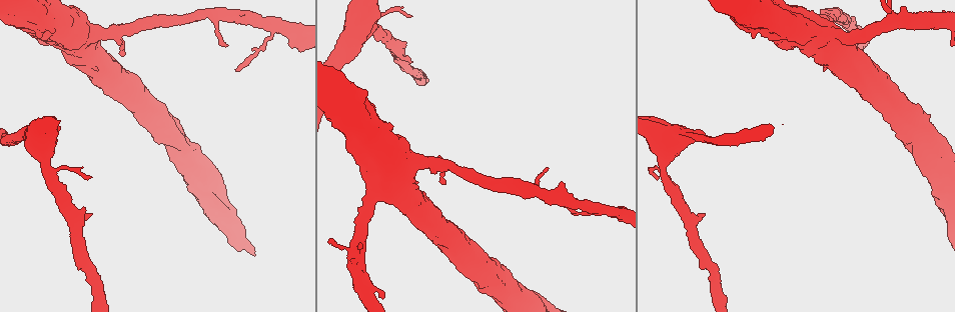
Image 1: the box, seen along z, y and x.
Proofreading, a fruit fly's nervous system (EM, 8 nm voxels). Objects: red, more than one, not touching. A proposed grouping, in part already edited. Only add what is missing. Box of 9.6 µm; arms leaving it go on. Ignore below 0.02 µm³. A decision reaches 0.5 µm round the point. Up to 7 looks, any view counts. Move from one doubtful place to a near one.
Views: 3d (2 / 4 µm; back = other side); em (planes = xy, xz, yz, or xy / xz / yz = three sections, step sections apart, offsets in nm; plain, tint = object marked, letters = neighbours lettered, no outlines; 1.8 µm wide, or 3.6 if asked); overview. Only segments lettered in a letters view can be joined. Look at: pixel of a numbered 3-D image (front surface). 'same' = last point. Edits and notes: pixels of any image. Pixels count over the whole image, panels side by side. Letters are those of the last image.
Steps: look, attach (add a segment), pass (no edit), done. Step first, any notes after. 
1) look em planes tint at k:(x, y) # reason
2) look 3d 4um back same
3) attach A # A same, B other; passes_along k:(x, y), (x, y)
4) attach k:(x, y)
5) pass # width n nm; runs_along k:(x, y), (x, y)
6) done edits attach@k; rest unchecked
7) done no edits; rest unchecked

look 3d 4um at 1:(697, 137) # thick turns thin

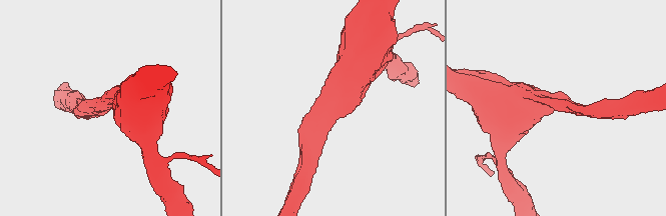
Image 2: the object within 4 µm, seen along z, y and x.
look em 3.6um planes plain at 2:(343, 102)

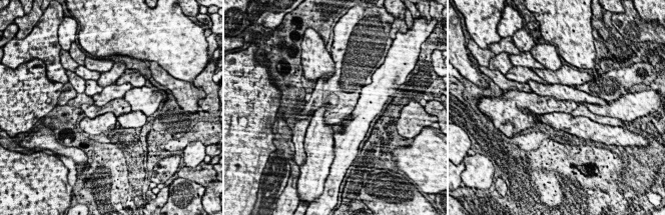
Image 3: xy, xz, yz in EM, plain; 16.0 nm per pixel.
look em 3.6um planes letters same

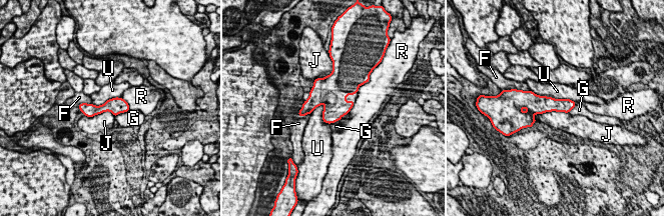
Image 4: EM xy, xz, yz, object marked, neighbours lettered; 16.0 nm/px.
pass # F other, G other, J other, R other, U other; no lettered segment goes on from it

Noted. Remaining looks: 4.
look em 3.6um planes letters at 1:(91, 213) # thick end

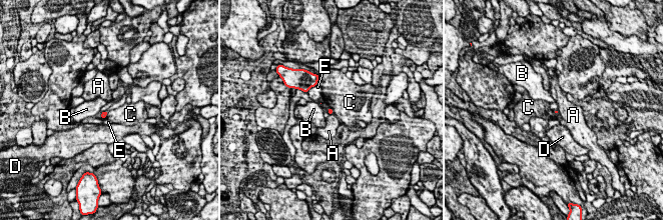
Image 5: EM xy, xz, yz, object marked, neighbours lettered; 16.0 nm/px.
pass # A other, B other, C other, D other, E other; none of them fits

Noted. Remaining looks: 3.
look 3d 2um at 1:(546, 169)

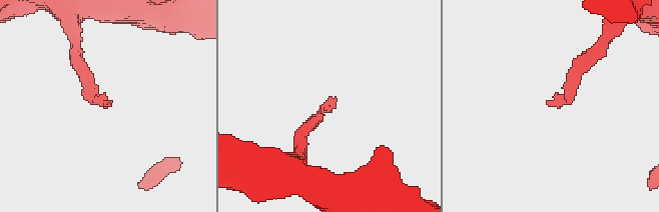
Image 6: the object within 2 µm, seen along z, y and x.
look em planes letters at 6:(111, 103)

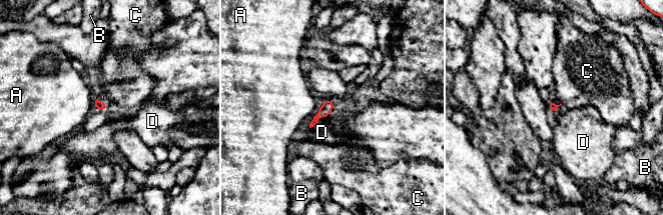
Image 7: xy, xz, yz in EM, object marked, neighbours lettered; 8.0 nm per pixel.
pass # longest_contact D 100 nm; A other, B other, C other, D other; none of them fits

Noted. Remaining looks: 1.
done no edits; rest unchecked

